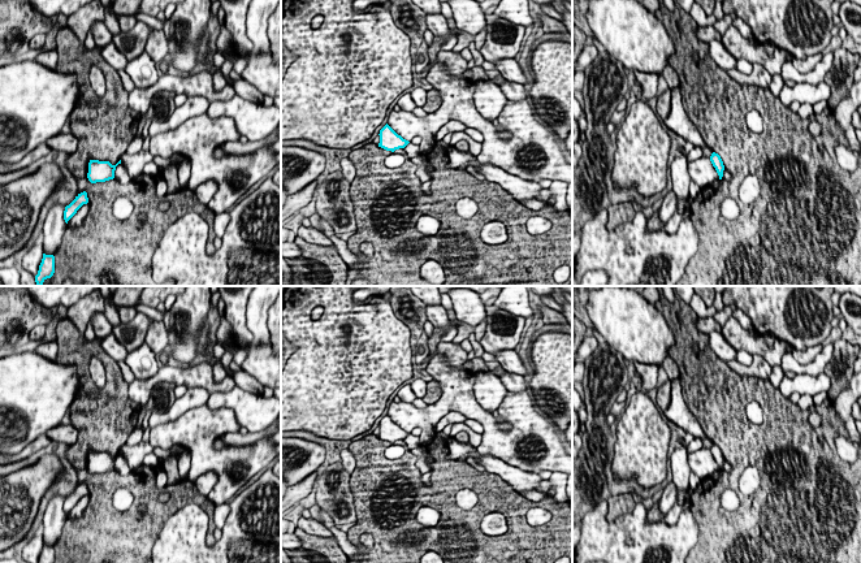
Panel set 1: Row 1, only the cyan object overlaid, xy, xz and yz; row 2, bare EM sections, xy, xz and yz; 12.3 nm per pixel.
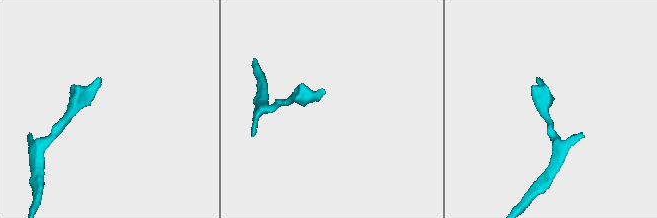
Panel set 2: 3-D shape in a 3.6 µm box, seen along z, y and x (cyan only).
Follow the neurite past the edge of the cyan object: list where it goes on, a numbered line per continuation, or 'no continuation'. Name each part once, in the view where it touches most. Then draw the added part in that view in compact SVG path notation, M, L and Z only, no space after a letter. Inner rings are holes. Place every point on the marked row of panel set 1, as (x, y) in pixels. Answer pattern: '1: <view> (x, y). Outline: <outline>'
no continuation

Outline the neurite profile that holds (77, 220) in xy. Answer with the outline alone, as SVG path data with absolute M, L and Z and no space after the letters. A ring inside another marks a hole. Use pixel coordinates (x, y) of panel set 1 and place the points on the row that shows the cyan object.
M83 204L77 213L68 221L68 228L78 228L83 224L83 220L86 218L90 209L90 204Z

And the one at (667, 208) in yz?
M670 191L665 198L663 202L658 209L658 215L659 215L659 220L665 225L667 224L667 221L671 218L671 216L675 213L676 211L676 195L672 191Z

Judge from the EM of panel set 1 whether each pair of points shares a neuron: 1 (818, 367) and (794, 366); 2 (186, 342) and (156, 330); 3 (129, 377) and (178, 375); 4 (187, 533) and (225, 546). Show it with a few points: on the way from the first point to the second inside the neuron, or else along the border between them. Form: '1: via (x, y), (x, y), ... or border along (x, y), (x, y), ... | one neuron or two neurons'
1: via (812, 368), (800, 368) | one neuron
2: border along (161, 321), (167, 329), (168, 343) | two neurons
3: border along (135, 379), (129, 384) | two neurons
4: via (197, 542), (203, 549), (216, 549) | one neuron

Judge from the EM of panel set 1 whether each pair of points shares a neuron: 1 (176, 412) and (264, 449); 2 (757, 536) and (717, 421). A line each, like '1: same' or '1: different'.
1: different
2: same

